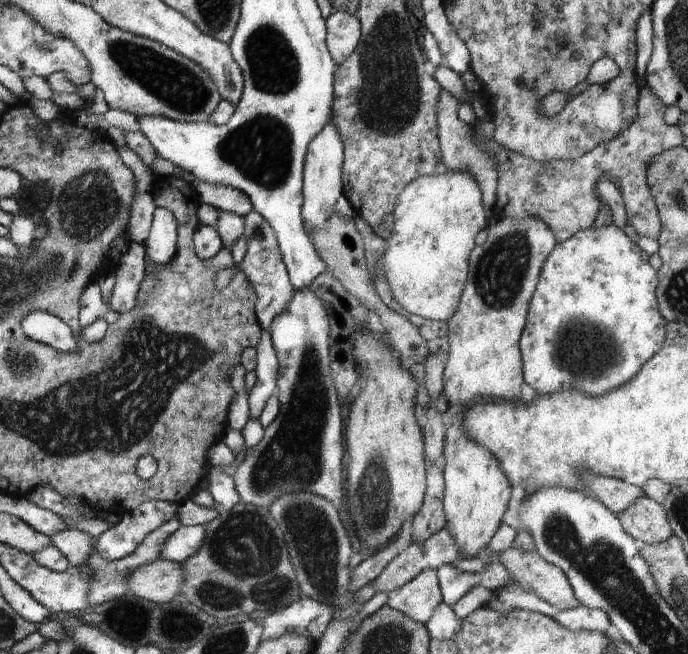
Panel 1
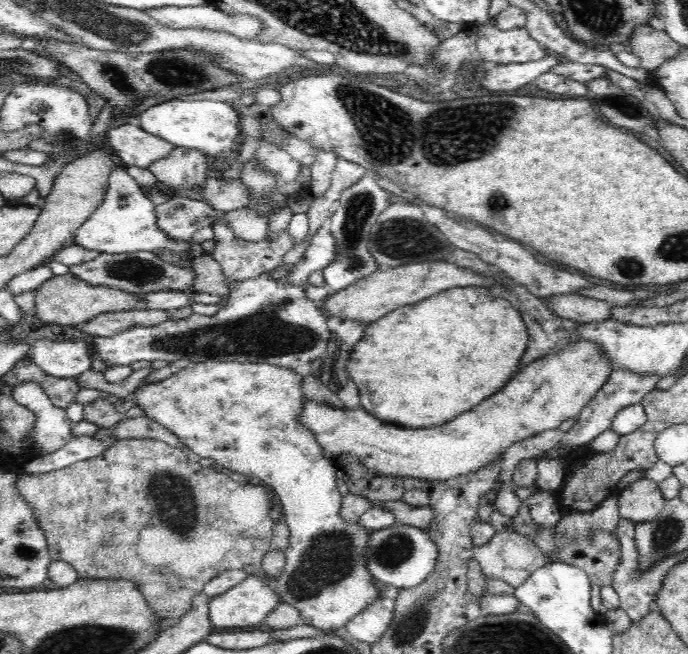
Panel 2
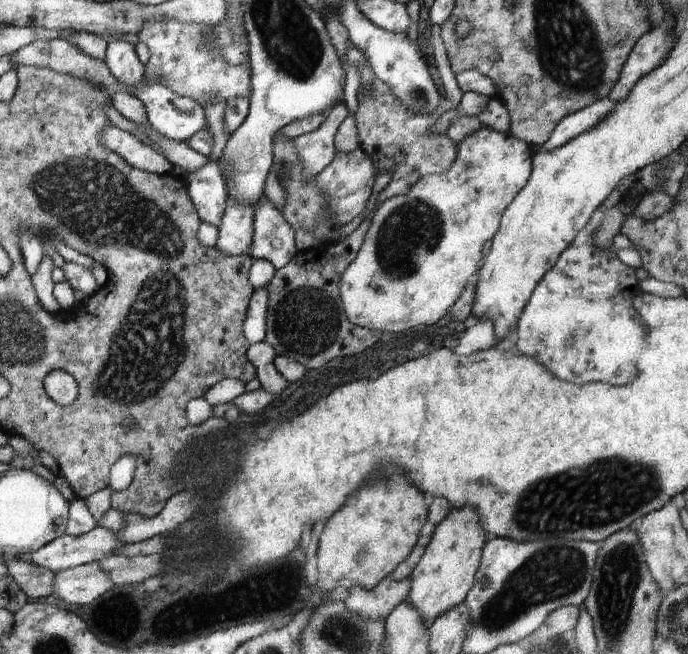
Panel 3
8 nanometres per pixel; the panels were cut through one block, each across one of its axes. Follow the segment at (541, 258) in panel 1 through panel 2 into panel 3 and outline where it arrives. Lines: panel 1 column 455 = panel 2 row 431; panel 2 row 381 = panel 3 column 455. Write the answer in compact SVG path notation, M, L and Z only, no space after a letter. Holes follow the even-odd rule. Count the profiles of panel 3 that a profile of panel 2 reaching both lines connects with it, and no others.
M472 506L452 508L446 518L436 526L424 556L410 576L408 604L418 610L425 625L448 612L450 608L465 602L480 566L482 548L486 544L486 530L480 526L480 518Z

